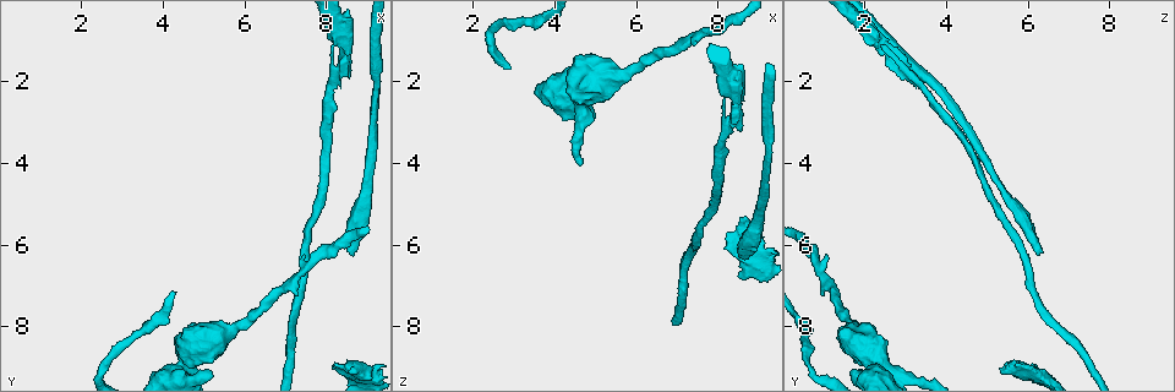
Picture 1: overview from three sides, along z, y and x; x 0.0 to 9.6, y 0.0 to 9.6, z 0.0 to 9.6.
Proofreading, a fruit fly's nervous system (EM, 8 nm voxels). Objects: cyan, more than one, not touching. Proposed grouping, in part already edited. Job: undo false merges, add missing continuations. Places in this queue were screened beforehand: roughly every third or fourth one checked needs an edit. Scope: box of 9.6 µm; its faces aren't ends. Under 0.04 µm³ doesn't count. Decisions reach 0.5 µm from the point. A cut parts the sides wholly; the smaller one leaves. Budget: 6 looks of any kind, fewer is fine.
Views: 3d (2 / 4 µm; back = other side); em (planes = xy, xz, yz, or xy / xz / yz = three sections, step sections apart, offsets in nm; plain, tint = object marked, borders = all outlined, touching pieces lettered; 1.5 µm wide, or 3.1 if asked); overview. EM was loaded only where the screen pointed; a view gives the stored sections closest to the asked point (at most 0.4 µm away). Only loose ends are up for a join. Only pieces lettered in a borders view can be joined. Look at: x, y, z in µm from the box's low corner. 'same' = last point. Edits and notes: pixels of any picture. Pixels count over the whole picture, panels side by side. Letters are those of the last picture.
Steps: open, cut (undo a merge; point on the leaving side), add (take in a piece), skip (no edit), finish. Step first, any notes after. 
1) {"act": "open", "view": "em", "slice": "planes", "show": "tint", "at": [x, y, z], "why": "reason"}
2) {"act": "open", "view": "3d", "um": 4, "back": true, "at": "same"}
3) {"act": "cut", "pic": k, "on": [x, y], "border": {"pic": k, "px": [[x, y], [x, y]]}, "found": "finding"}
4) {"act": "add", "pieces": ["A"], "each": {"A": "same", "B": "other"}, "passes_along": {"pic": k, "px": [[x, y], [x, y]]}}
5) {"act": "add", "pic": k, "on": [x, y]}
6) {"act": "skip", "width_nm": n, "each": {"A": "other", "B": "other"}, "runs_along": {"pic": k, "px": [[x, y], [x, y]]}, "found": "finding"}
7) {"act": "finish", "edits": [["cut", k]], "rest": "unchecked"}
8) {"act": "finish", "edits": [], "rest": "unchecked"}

{"act": "open", "view": "3d", "um": 2, "at": [8.90, 5.00, 5.65], "why": "thick turns thin"}

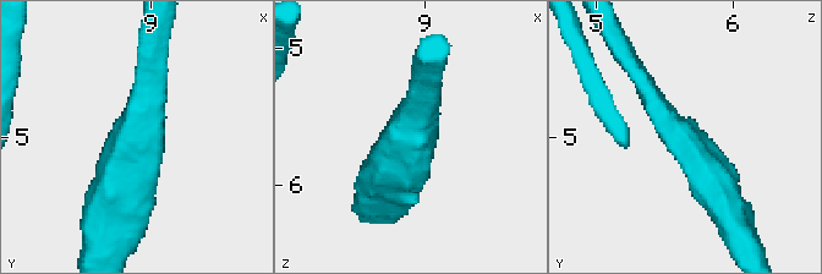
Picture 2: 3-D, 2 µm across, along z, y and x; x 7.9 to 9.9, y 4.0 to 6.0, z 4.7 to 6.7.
{"act": "open", "view": "em", "slice": "yz", "step": 8, "show": "borders", "at": [8.90, 4.98, 5.58], "arm_widths_nm": [160, 280]}

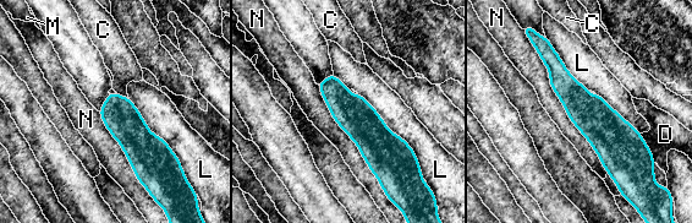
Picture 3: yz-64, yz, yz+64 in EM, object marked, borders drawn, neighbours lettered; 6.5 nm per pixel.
{"act": "skip", "each": {"C": "other", "D": "other", "L": "other", "M": "other", "N": "other"}, "border": {"pic": 3, "px": [[531, 43], [569, 119], [608, 173]]}, "found": "one cell here"}

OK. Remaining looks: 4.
{"act": "open", "view": "3d", "um": 2, "at": [8.25, 8.95, 5.90], "why": "branch stops here"}

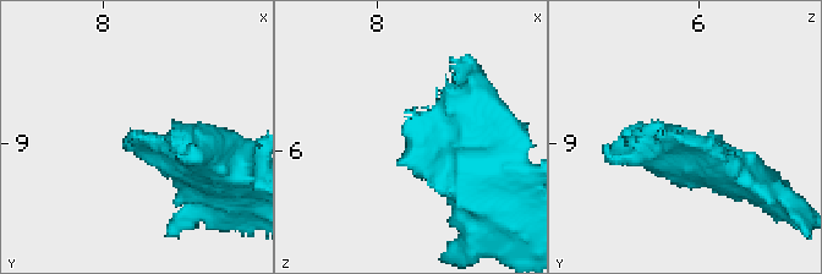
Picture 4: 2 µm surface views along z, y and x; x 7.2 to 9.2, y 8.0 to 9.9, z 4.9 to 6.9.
{"act": "open", "view": "em", "slice": "yz", "step": 8, "show": "tint", "at": [8.20, 9.00, 5.90]}

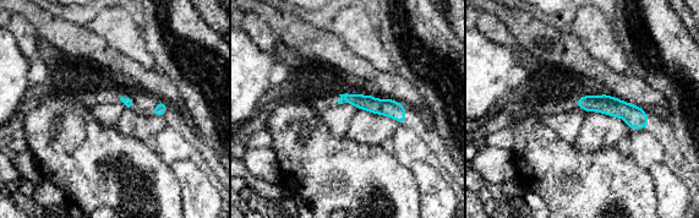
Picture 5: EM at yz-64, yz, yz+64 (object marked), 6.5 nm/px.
{"act": "open", "view": "em", "slice": "planes", "show": "borders", "at": "same"}

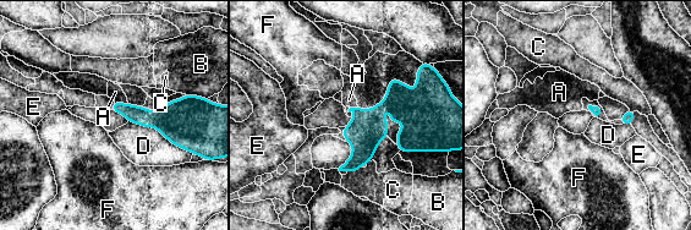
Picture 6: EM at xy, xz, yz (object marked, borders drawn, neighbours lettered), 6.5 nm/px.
{"act": "add", "pieces": ["A"], "each": {"A": "same", "B": "other", "C": "other", "D": "other", "E": "other", "F": "other"}, "found": "the cell continues"}

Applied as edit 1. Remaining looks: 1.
{"act": "open", "view": "em", "um": 3.1, "slice": "planes", "show": "borders", "at": [4.70, 8.60, 2.10], "why": "sharp bend"}

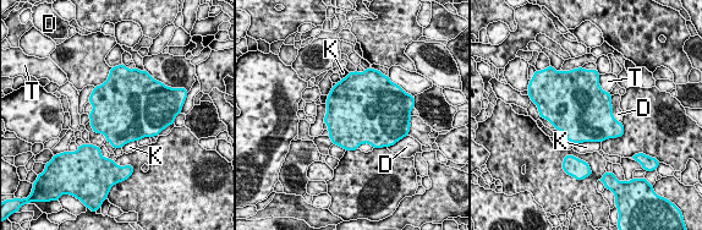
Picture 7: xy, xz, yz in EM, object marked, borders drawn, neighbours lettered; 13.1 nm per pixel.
{"act": "skip", "each": {"D": "other", "K": "other", "T": "other"}, "border": {"pic": 7, "px": [[601, 141], [575, 143]]}, "found": "all the same cell"}

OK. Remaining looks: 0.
{"act": "finish", "edits": [["add", 6]], "rest": "unchecked"}

